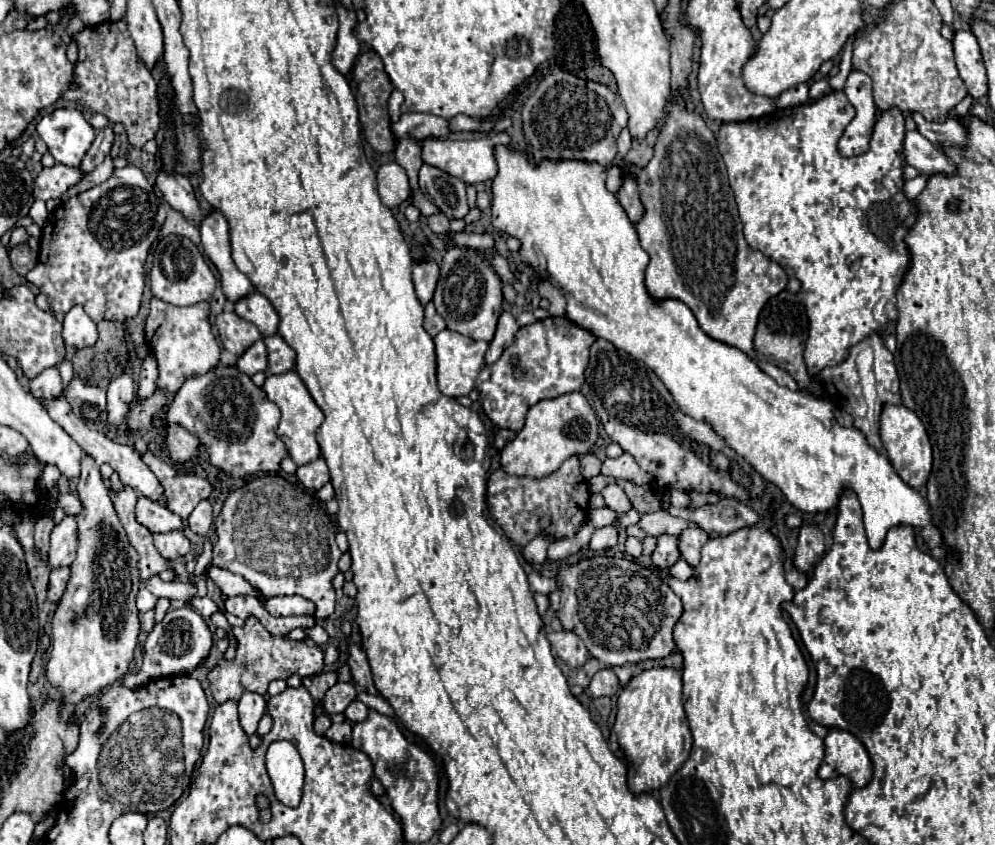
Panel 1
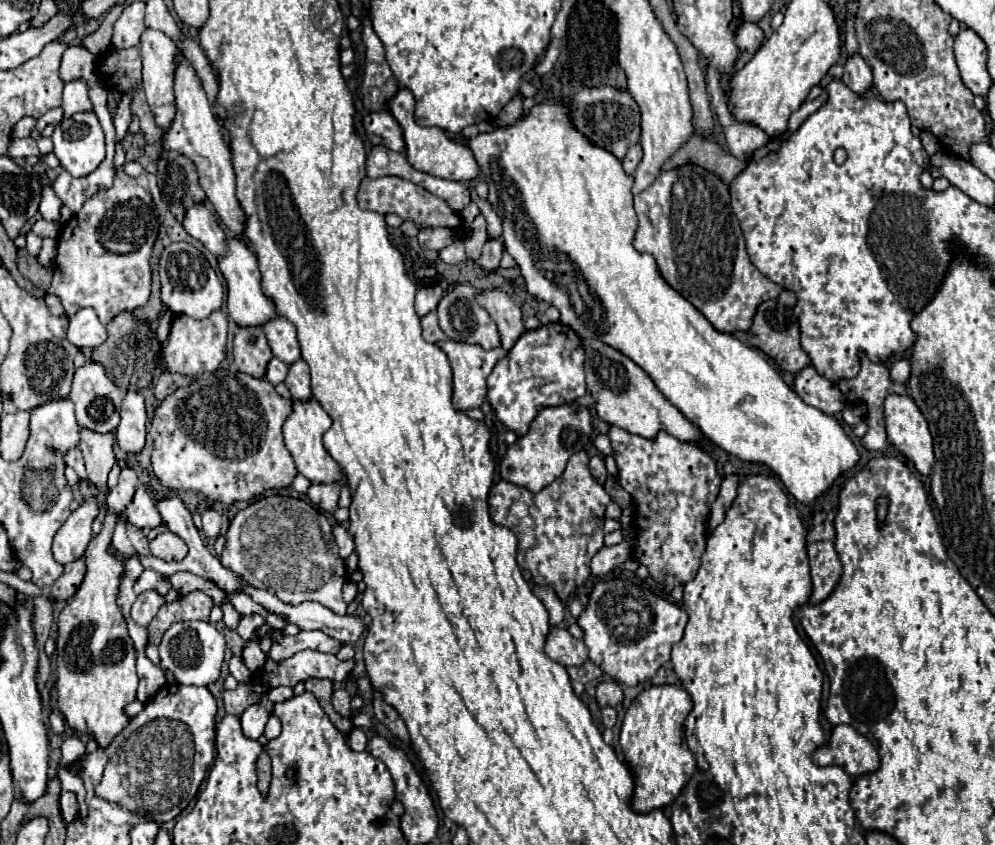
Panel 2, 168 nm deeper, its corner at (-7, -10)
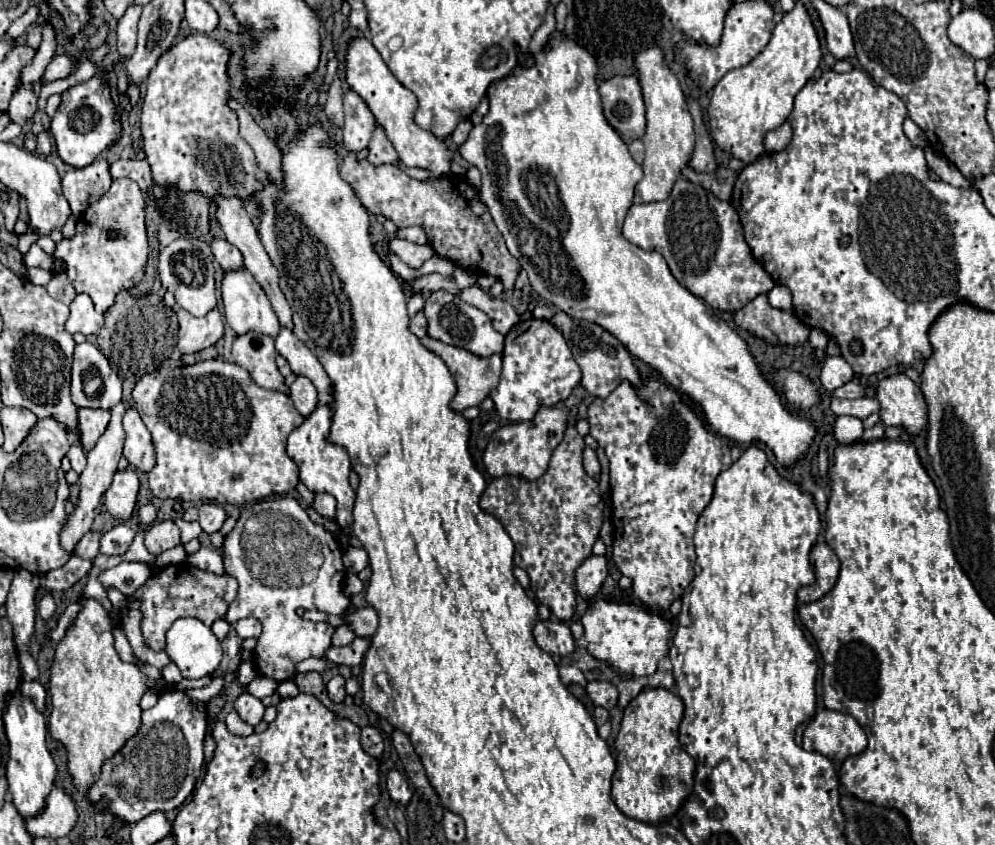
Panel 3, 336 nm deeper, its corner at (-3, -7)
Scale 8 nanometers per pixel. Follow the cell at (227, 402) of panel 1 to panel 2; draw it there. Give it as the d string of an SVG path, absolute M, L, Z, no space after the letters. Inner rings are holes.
M228 369L204 373L190 385L178 387L156 407L148 431L154 441L152 473L172 491L194 491L204 495L208 501L220 501L224 505L250 501L270 489L284 489L298 475L292 455L282 439L282 425L290 413L292 399L280 397L274 391L274 385L264 379Z

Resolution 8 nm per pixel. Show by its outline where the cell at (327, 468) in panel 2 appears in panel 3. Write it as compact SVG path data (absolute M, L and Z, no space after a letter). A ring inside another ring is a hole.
M318 404L316 410L310 416L306 416L304 422L298 428L292 430L292 434L288 436L286 452L296 462L300 480L308 486L308 490L312 490L312 492L328 492L328 494L332 494L336 498L336 522L338 522L340 528L350 528L350 524L352 524L352 508L354 508L354 498L356 498L354 490L348 484L350 458L348 458L344 448L326 442L330 420L332 420L330 406Z

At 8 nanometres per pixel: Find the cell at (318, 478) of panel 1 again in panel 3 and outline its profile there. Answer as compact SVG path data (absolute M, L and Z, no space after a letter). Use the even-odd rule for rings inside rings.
M318 492L318 494L314 494L312 508L314 508L318 514L322 514L322 516L334 518L334 512L336 512L336 498L334 498L332 494Z

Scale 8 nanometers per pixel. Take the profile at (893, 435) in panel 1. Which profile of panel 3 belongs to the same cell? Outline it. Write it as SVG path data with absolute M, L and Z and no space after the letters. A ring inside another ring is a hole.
M894 374L878 382L880 420L884 426L900 426L910 436L920 436L928 426L928 406L920 386L904 374Z

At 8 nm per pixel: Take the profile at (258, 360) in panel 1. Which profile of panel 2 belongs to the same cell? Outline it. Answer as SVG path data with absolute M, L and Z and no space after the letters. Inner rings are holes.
M274 357L268 363L268 369L266 369L266 381L270 381L272 385L276 385L276 383L282 383L286 379L286 375L288 375L288 365Z

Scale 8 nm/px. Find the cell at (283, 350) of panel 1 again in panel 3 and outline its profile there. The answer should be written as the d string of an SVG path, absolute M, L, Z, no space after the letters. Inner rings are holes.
M296 376L294 384L290 386L290 398L294 400L294 406L302 416L308 416L318 406L316 386L306 376Z

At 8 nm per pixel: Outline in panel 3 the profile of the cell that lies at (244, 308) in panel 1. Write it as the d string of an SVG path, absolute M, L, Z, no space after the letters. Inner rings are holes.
M282 326L278 336L276 336L276 352L286 358L286 362L290 364L294 374L302 374L302 376L306 376L314 382L314 386L318 390L320 404L330 404L332 402L328 374L320 368L320 362L312 354L312 350L304 342L300 342L294 336L294 332L286 326Z

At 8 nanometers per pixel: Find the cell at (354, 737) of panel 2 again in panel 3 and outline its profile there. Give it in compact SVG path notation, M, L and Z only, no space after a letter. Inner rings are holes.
M364 726L362 732L360 732L360 744L374 758L380 758L382 756L382 748L384 746L382 746L382 736L380 736L380 730L378 728Z

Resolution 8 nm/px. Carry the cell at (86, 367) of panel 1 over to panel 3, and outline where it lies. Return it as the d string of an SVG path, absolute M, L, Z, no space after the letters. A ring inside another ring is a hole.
M122 290L116 302L104 314L106 324L98 334L98 348L108 358L112 370L120 378L142 378L160 366L166 356L176 348L176 316L174 310L166 308L158 294L150 292L140 298L132 298L130 292Z

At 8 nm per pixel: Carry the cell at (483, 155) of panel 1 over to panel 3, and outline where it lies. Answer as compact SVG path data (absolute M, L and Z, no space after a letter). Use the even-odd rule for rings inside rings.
M356 38L350 42L346 52L346 82L354 92L358 92L364 98L364 102L376 116L376 122L386 130L386 136L396 148L404 166L424 168L438 178L452 174L450 164L454 158L454 150L432 132L414 124L414 112L418 106L414 92L394 78L394 74L388 70L388 66L384 64L382 56L378 54L370 40Z

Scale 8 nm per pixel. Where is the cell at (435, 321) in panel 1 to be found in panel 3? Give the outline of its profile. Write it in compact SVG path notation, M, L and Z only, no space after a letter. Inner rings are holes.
M420 310L416 316L412 316L410 318L410 332L414 334L414 336L418 336L418 338L424 338L424 336L428 336L428 320L426 320L426 316L424 316L424 312Z

